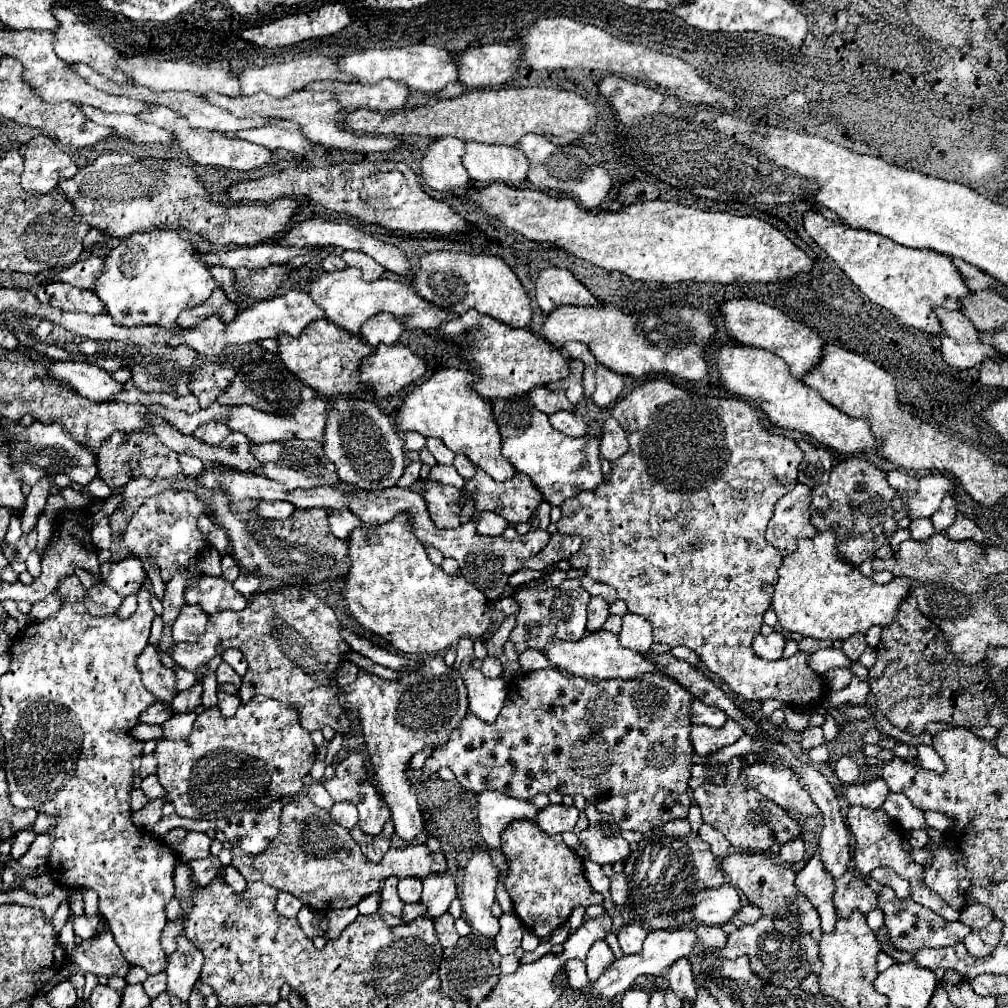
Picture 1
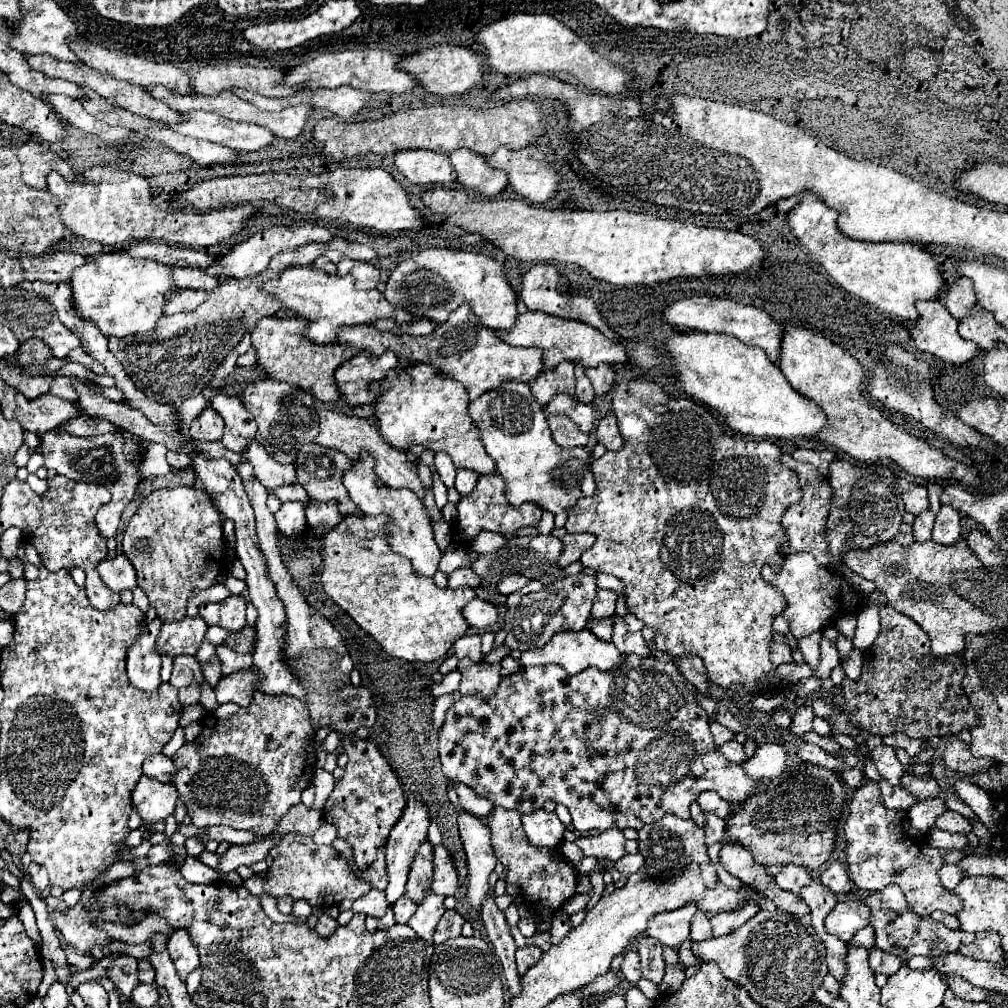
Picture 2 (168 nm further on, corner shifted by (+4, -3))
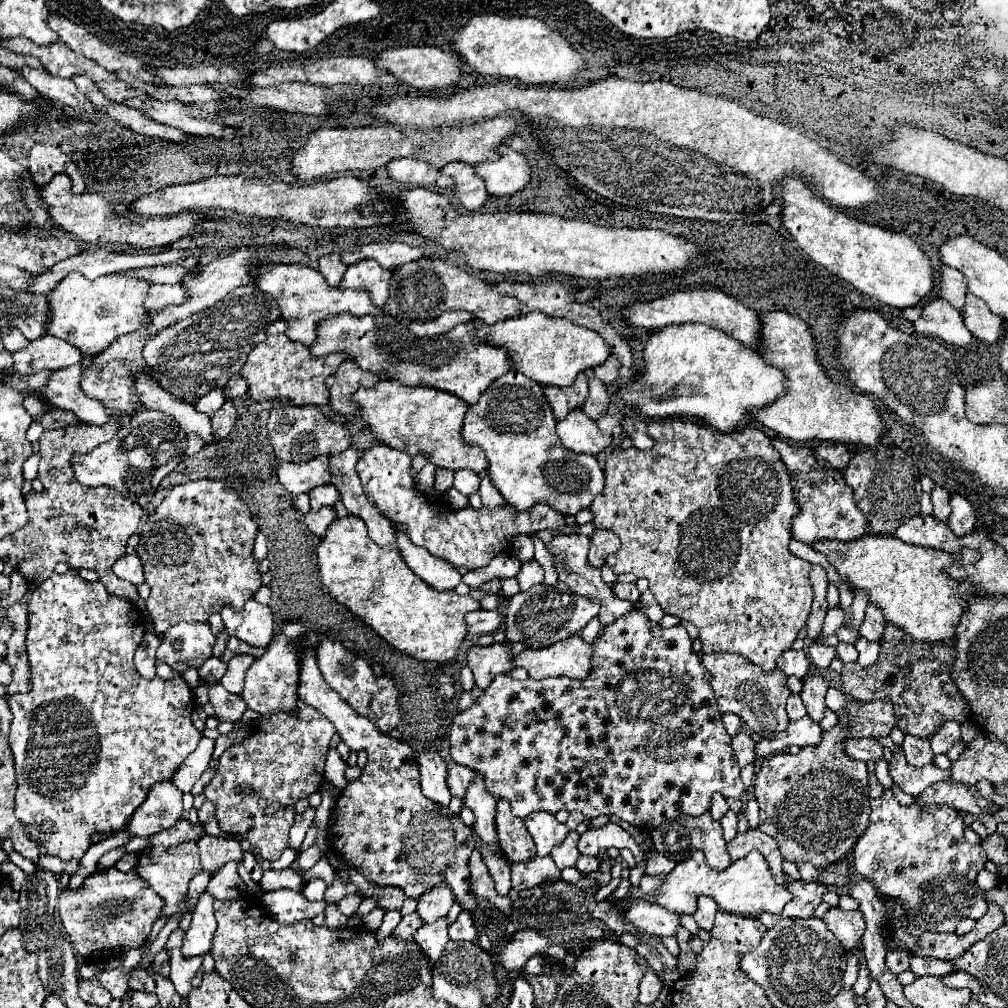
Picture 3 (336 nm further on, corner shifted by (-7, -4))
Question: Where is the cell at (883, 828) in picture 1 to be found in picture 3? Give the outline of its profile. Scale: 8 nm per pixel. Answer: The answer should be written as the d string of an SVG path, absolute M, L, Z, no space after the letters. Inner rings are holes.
M885 790L879 798L871 798L869 804L869 826L853 848L857 874L867 878L881 896L903 900L903 908L907 908L907 916L911 916L915 928L955 932L957 922L963 918L983 918L987 902L975 880L987 856L979 844L973 846L965 840L961 814L947 806L903 806L893 798L891 790Z

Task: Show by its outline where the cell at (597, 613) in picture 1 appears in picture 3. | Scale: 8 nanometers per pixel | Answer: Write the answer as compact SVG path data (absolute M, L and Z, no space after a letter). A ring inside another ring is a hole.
M615 584L613 586L613 592L615 592L615 596L619 596L621 600L629 600L629 602L637 602L639 600L639 590L637 590L637 586L635 584Z

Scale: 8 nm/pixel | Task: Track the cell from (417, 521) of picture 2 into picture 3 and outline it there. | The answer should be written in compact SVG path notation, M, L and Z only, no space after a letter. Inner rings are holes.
M395 526L395 536L397 536L399 548L401 548L401 554L403 554L403 560L407 562L407 566L419 578L423 578L433 590L439 590L439 592L453 590L461 582L461 574L455 566L447 564L441 558L431 556L425 548L411 544L411 540L407 540L407 536L403 532L399 532L397 526Z

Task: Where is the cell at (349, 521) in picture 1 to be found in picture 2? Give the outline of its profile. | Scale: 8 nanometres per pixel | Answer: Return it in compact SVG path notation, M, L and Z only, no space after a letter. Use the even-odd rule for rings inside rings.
M310 501L306 505L306 519L310 527L322 527L324 531L330 531L344 519L344 515L340 513L336 501Z

